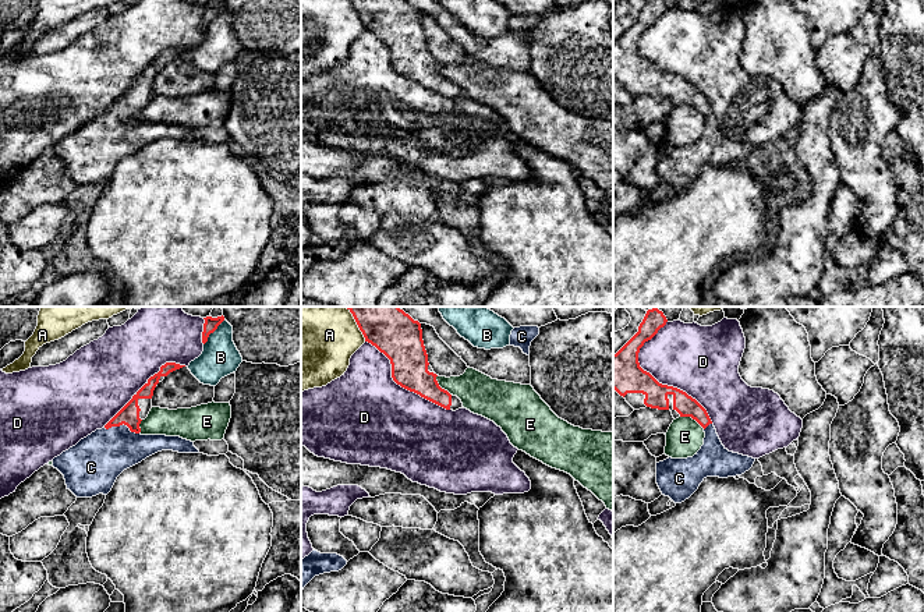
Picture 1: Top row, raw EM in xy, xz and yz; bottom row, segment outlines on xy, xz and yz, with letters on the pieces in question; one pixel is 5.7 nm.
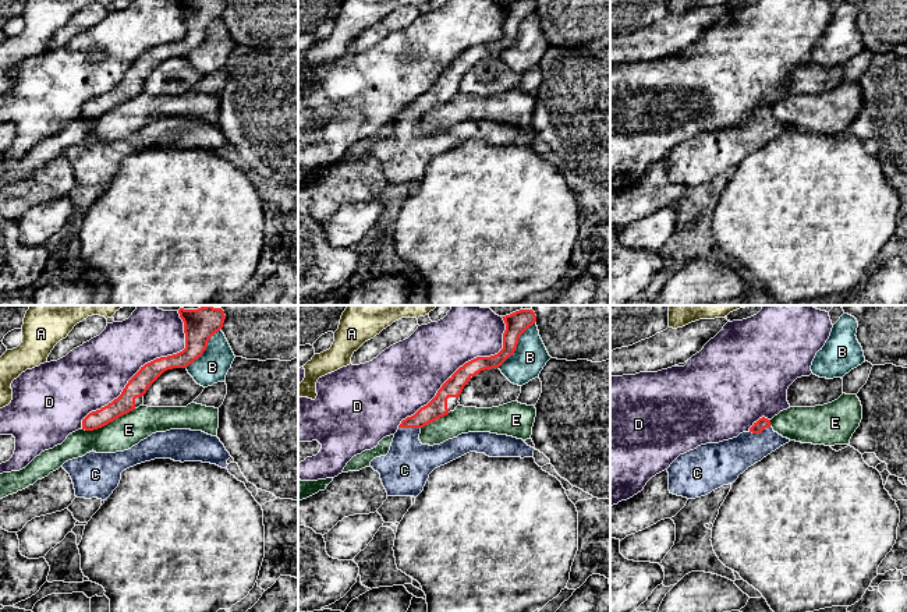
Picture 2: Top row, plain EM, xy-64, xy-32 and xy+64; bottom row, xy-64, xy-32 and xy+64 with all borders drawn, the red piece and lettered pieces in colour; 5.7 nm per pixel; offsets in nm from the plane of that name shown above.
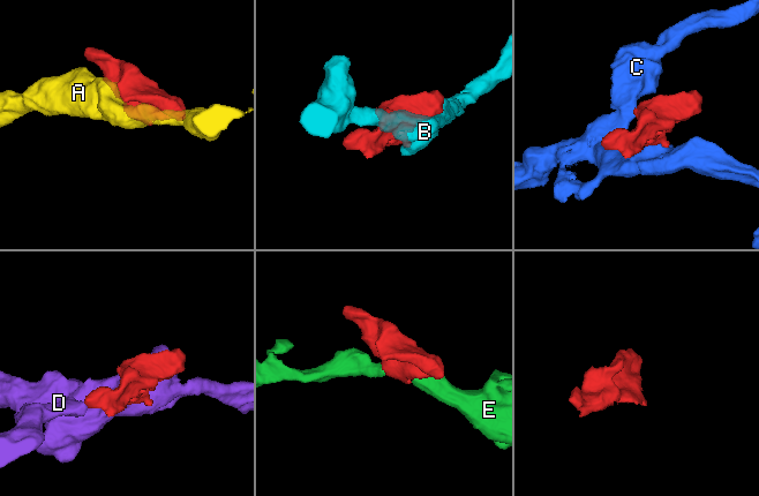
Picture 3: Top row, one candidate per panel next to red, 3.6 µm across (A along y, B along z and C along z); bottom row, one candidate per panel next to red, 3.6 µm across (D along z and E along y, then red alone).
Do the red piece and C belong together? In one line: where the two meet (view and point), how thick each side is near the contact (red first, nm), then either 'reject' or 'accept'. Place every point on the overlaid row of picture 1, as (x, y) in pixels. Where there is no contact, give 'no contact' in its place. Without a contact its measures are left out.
meets red in xy at (121, 424); 120 nm thick on the red side, 300 nm on the other; accept

